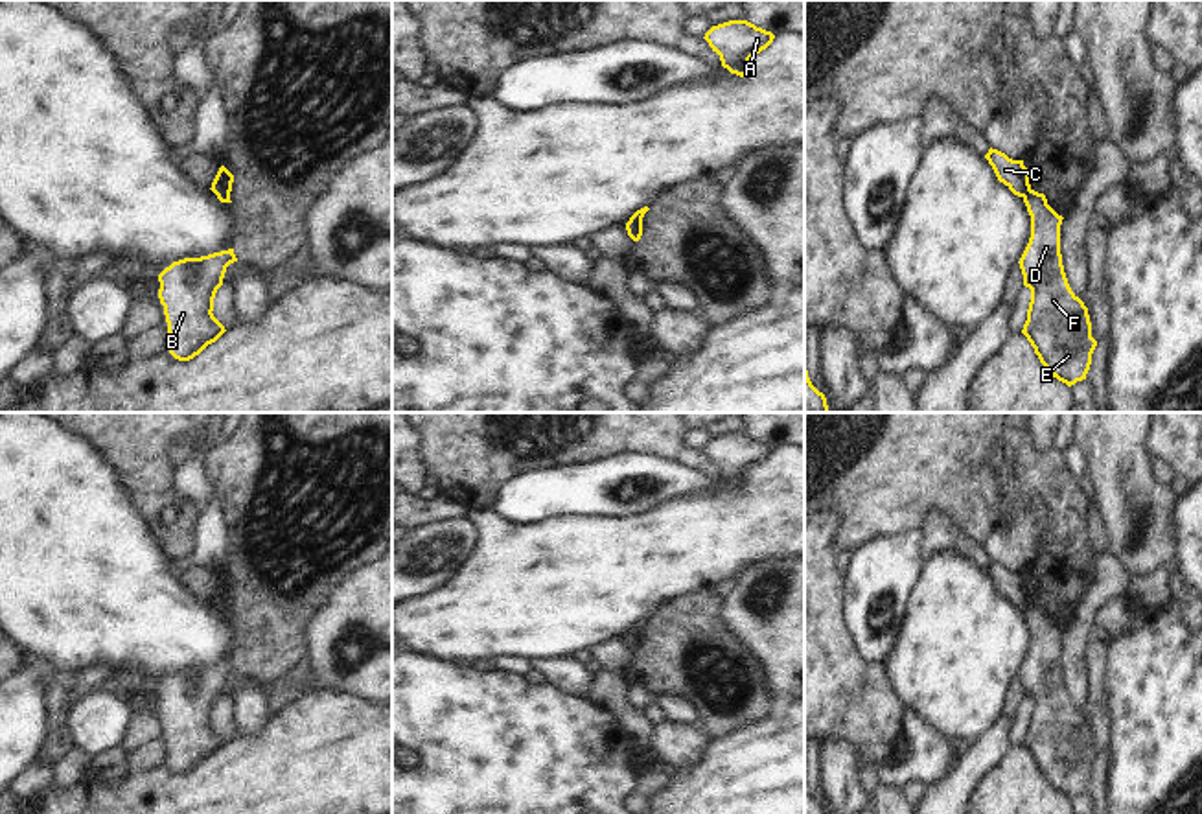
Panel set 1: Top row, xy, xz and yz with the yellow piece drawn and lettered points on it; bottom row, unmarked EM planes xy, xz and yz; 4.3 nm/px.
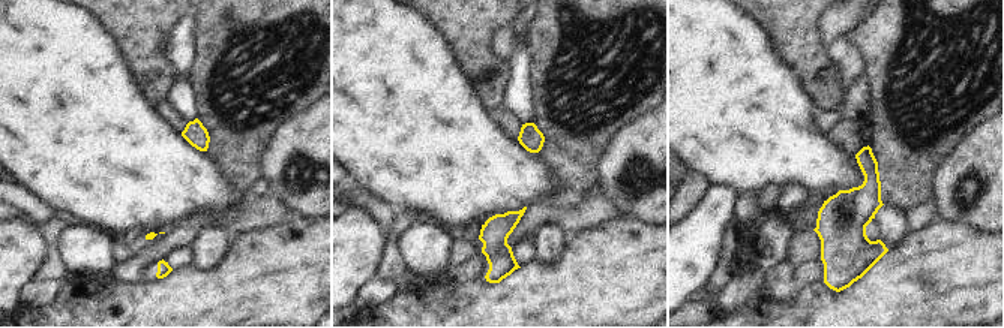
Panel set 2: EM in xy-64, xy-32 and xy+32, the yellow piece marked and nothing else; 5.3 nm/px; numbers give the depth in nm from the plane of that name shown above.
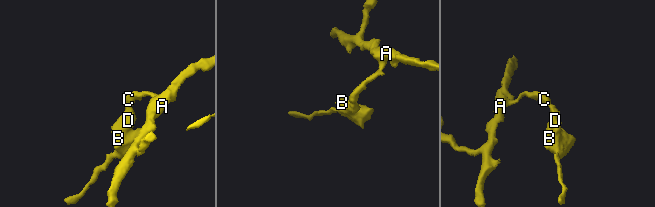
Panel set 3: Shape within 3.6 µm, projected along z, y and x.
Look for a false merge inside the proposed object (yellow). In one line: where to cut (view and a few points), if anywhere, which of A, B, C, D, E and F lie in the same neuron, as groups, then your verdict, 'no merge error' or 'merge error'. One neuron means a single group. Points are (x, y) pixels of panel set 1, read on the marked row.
yz (1029, 188), (1022, 196) | A C / B D E F | merge error

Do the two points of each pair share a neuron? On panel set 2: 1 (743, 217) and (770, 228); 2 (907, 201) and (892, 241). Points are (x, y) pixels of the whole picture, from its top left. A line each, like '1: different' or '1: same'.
1: different
2: different

